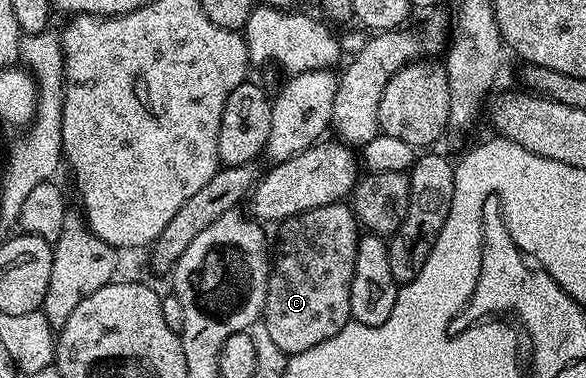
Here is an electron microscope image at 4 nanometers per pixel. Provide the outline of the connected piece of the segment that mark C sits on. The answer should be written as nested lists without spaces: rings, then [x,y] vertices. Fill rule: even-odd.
[[[340,201],[294,215],[282,224],[281,230],[283,244],[279,247],[279,256],[276,259],[274,256],[273,270],[267,280],[267,300],[261,322],[268,327],[277,348],[290,357],[299,355],[305,349],[313,349],[313,345],[321,345],[321,341],[329,341],[329,337],[341,333],[345,324],[352,322],[349,293],[361,227],[354,210],[346,202]]]

